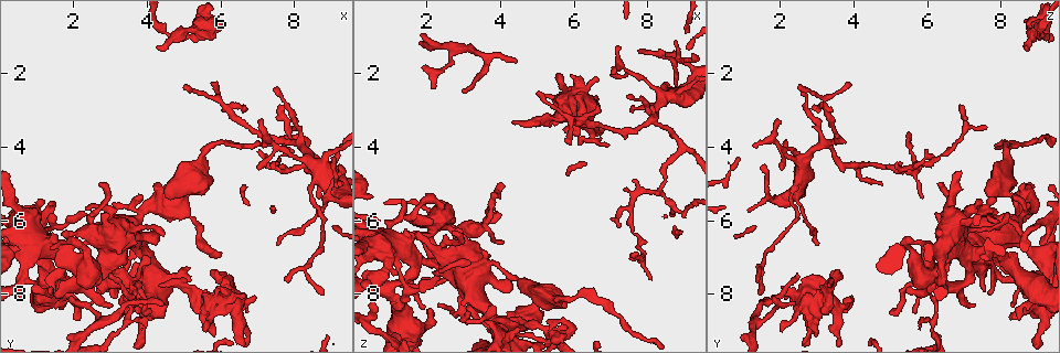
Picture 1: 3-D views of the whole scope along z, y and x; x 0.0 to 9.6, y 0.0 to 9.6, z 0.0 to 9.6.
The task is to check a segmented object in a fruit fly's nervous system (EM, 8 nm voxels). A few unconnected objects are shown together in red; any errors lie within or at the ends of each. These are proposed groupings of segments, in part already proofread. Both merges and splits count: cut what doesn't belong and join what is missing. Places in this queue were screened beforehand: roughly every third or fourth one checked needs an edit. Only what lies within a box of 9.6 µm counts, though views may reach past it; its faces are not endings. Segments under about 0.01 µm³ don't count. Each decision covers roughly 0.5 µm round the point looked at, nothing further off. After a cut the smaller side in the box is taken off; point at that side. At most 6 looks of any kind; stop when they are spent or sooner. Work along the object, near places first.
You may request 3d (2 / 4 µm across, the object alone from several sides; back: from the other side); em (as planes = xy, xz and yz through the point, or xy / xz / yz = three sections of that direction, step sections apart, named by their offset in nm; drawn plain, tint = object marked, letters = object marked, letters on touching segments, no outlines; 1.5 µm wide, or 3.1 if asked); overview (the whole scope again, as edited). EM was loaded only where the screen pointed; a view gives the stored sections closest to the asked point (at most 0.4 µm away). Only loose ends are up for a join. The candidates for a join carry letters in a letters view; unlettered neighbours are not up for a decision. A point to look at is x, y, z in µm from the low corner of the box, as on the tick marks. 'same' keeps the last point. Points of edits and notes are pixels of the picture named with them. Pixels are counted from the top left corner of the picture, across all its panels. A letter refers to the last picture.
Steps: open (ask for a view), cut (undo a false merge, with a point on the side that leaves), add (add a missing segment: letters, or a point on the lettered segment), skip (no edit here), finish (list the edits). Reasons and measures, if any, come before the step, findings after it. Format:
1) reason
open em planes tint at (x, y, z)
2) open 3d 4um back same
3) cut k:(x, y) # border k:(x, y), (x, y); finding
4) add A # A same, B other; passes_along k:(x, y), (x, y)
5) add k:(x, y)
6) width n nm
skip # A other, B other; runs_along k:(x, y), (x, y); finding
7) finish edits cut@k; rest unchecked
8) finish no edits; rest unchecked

thin end
open 3d 2um at (7.45, 2.40, 2.65)

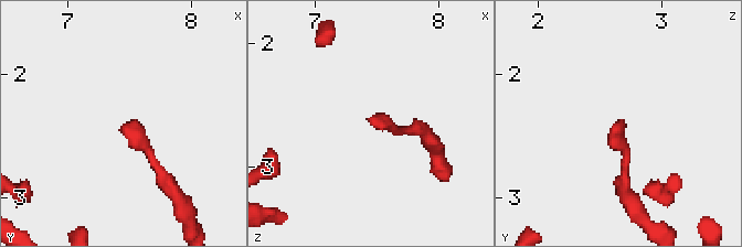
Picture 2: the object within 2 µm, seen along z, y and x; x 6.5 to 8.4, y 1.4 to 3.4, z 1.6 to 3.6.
open em planes letters at (7.52, 2.44, 2.70)

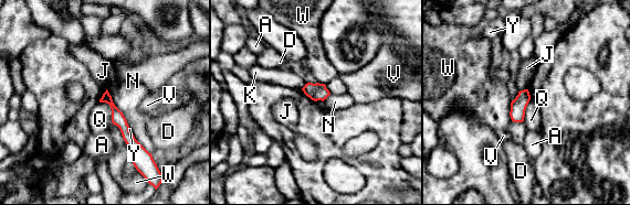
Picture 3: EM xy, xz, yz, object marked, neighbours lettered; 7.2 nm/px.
width 90 nm
skip # A other, D other, J other, K other, N other, Q other, V other, W other, Y other; border 3:(100, 101), (109, 106), (113, 123); none of them fits

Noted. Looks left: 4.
an open end
open em xy step 4 tint at (5.95, 7.80, 2.10)

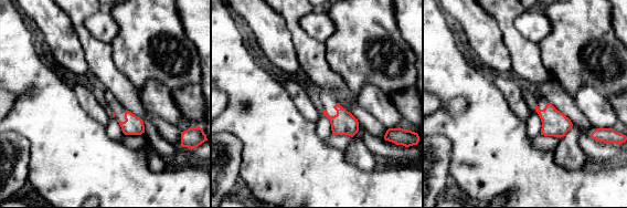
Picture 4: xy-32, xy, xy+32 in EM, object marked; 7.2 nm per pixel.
cut it another way
open em planes letters same

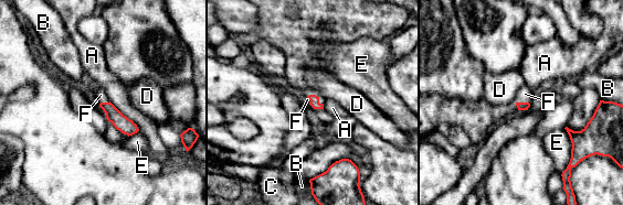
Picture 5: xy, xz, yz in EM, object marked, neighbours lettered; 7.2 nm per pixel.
add F # A other, B other, C other, D other, E other, F same; passes_along 5:(314, 99), (313, 107), (320, 114); it goes on there

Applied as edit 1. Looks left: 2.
branch stops here
open em planes letters at (8.65, 5.40, 5.80)

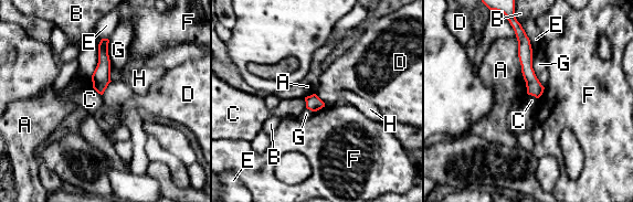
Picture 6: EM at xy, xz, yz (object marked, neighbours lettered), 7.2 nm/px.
width 110 nm
skip # A other, B other, C other, D other, E other, F other, G other, H other; runs_along 6:(518, 32), (537, 94); no lettered segment goes on from it

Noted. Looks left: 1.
finish edits add@5; rest unchecked

